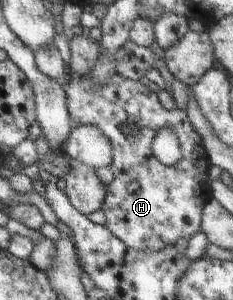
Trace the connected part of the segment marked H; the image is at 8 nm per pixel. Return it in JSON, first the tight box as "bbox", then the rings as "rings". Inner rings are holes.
{"bbox":[64,73,213,251],"rings":[[[117,73],[112,75],[109,81],[103,85],[89,77],[71,77],[65,92],[71,120],[78,126],[94,126],[100,130],[100,133],[108,138],[113,151],[110,170],[114,178],[108,186],[104,186],[100,182],[100,178],[96,176],[96,172],[90,166],[84,165],[74,158],[69,158],[70,171],[64,176],[65,191],[76,211],[82,215],[88,215],[97,210],[103,210],[107,218],[104,226],[128,247],[138,251],[145,249],[156,251],[171,247],[176,244],[178,238],[188,240],[196,232],[202,231],[203,209],[213,199],[210,176],[208,176],[211,159],[202,136],[191,124],[186,110],[166,110],[160,104],[153,86],[144,86],[142,82],[126,79]],[[164,128],[172,130],[177,135],[183,153],[183,158],[178,162],[178,165],[164,165],[154,157],[153,141],[160,130]]]}

